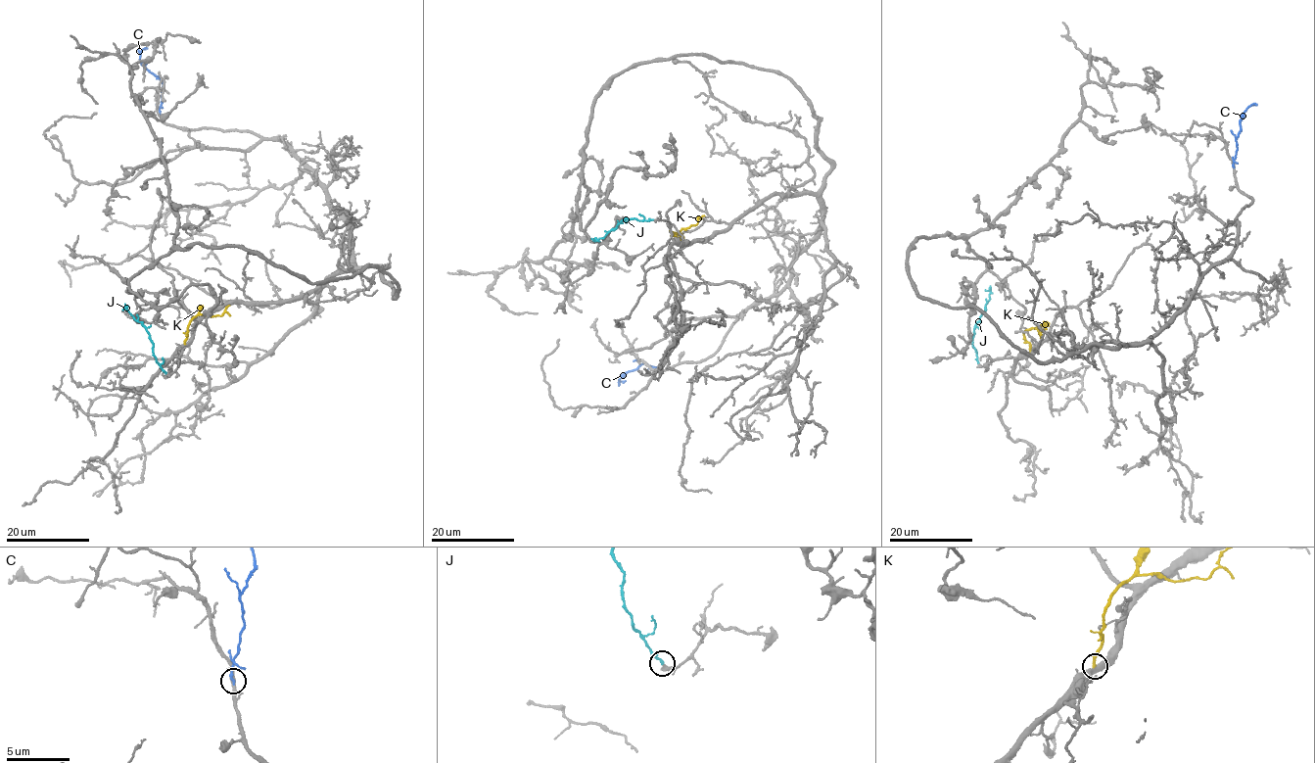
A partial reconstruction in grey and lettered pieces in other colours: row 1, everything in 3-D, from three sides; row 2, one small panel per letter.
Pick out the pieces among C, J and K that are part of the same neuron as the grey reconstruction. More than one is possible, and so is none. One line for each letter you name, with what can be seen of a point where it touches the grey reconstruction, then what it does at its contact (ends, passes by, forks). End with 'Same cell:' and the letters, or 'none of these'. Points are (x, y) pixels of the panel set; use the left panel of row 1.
J: meets grey at (165, 373); it ends there
Same cell: J

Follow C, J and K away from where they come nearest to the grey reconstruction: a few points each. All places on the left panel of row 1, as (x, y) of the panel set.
C: (160, 114), (163, 83), (140, 61), (141, 50), (147, 48)
J: (165, 373), (153, 354), (153, 342), (145, 327), (123, 309)
K: (185, 344), (189, 324), (196, 315), (220, 316), (229, 306)

